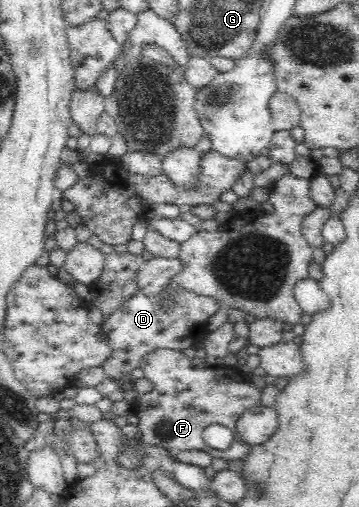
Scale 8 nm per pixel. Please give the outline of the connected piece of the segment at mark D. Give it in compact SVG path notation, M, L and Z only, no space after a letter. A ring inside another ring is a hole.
M154 257L150 261L146 261L139 269L136 276L138 285L137 291L123 303L122 307L116 309L104 318L102 323L102 332L107 334L108 343L112 348L112 354L102 368L106 377L119 381L125 375L129 375L133 369L140 367L145 355L151 354L155 350L185 350L194 347L197 344L206 340L209 334L207 328L207 319L211 315L215 315L219 310L219 302L209 296L197 295L196 292L189 291L187 288L181 288L175 284L175 279L178 274L184 270L184 265L176 259L164 259Z

